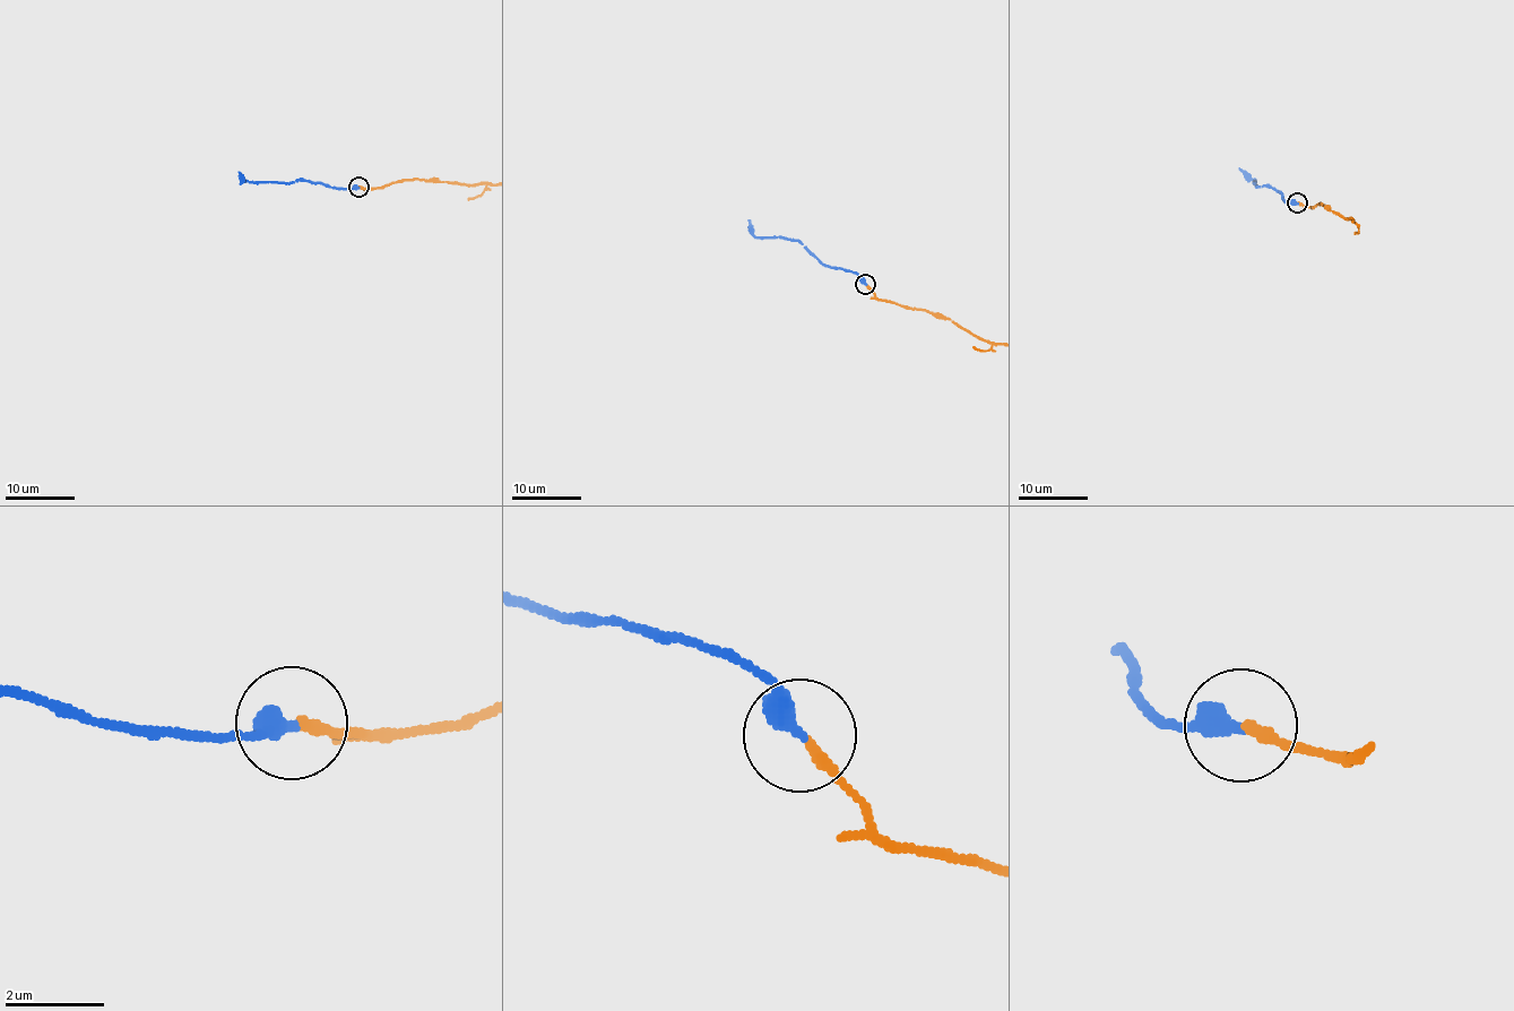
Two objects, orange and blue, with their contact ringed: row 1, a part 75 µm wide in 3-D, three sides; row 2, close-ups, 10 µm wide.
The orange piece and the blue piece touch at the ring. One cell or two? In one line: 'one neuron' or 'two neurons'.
one neuron

